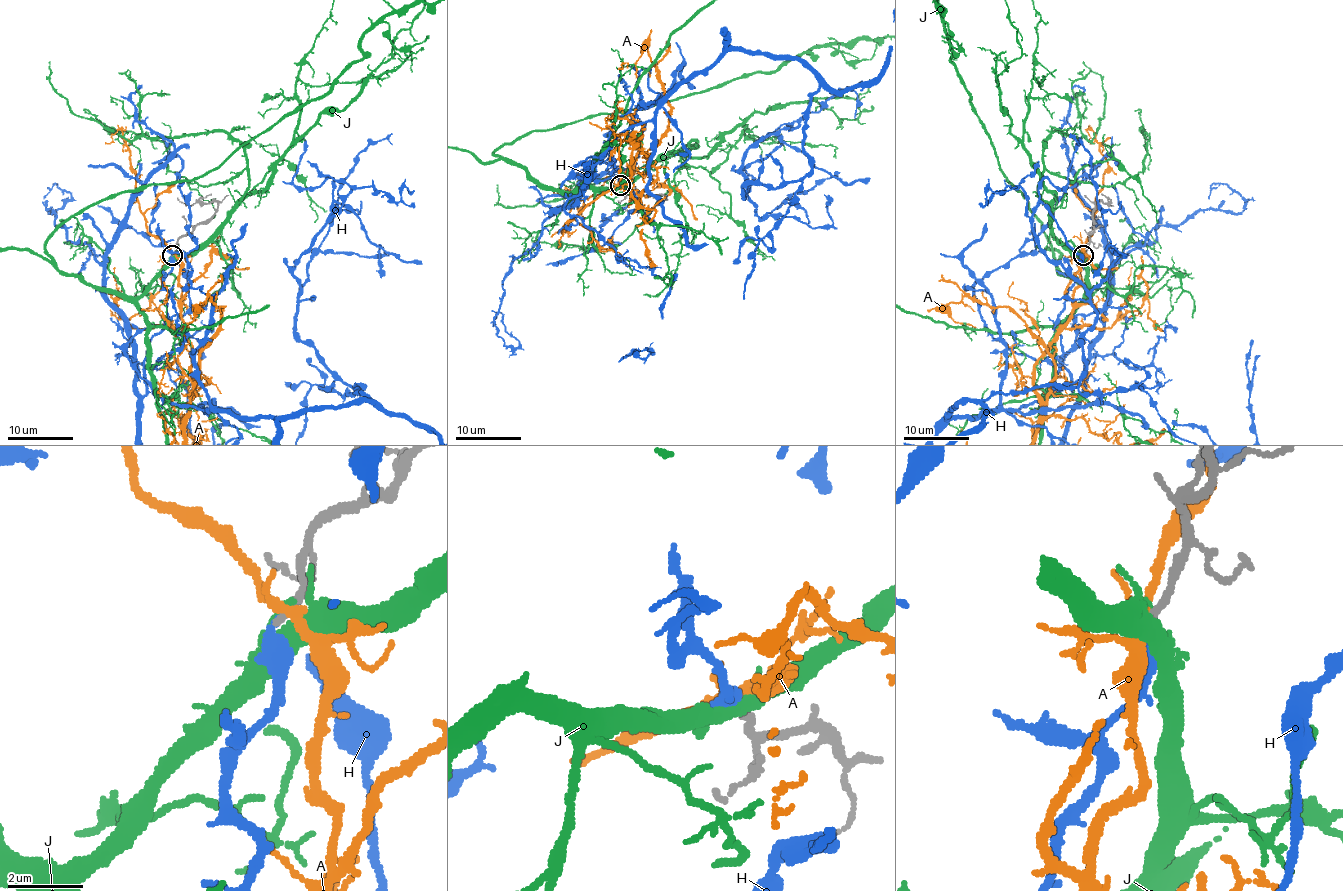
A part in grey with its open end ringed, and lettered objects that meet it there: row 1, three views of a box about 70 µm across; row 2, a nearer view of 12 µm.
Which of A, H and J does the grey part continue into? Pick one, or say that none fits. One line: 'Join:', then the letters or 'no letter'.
Join: H

